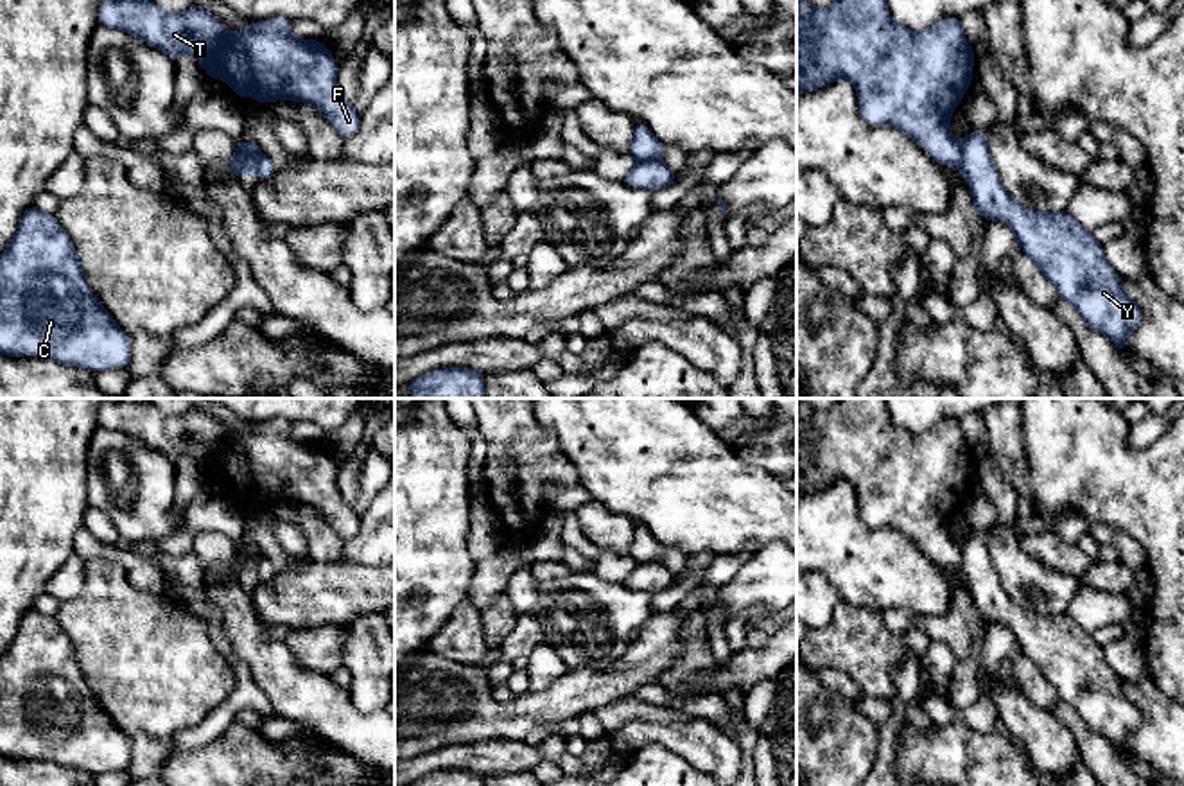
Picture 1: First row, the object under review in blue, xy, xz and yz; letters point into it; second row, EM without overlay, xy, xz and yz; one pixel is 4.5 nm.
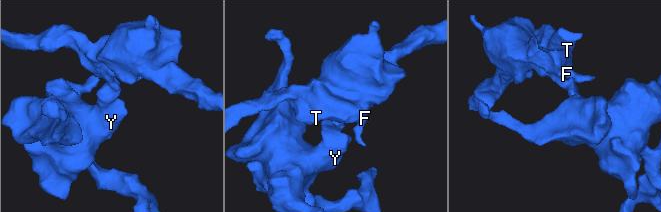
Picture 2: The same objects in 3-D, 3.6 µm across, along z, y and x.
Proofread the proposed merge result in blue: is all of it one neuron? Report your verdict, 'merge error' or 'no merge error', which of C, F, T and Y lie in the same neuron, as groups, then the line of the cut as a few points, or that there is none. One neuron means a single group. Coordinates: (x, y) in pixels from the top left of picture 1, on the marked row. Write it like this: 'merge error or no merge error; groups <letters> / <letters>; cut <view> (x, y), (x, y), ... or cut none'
merge error; groups C Y / F T; cut yz (962, 142), (958, 167)

